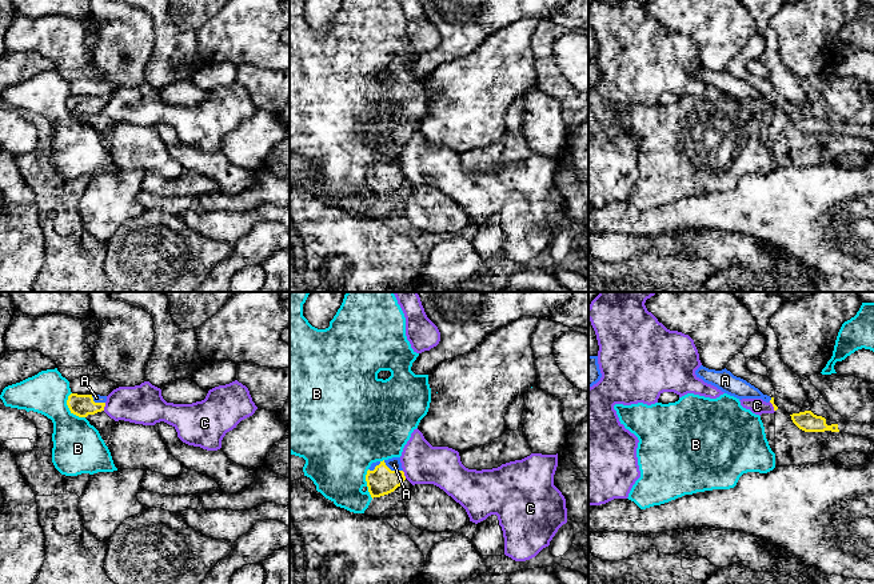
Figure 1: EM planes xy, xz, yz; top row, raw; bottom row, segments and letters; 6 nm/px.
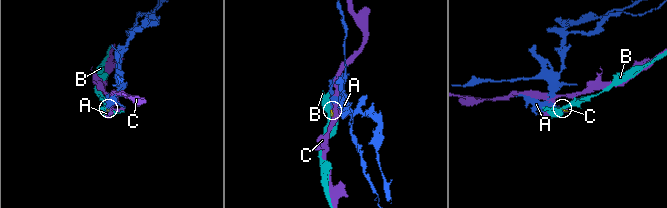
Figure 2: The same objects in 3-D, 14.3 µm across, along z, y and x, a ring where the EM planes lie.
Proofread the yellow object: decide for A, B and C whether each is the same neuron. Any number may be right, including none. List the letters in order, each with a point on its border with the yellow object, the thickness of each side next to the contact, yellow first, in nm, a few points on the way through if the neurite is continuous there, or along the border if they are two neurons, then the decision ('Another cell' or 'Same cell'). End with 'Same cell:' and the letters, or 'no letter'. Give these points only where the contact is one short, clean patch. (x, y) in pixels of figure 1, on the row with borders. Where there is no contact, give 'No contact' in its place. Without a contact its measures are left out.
A: Touches yellow at xz (392, 471). Thickness 170 nm (yellow) against 80 nm. Path across: xz (382, 480), (392, 471), (394, 464). Same cell
B: Touches yellow at xy (68, 407). Thickness 140 nm (yellow) against 300 nm. Boundary: xy (71, 392), (67, 407), (74, 414), (84, 418). Another cell
C: Touches yellow at xy (104, 406). Thickness 140 nm (yellow) against 240 nm. Boundary: xy (106, 403), (103, 410). Another cell
Same cell: A

